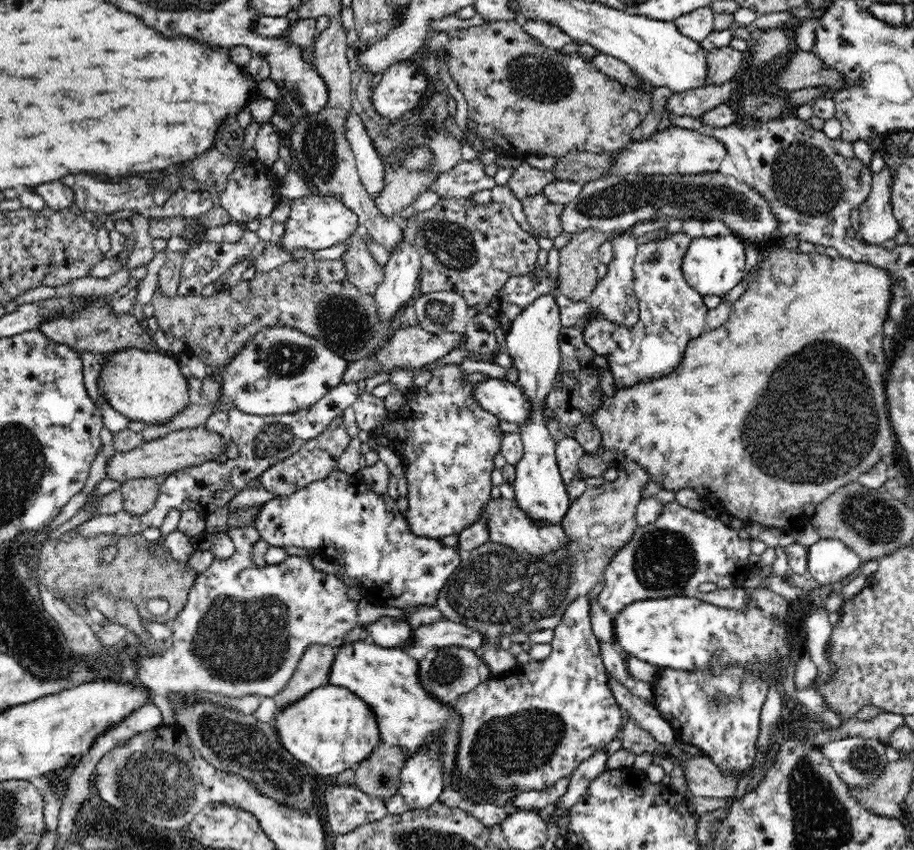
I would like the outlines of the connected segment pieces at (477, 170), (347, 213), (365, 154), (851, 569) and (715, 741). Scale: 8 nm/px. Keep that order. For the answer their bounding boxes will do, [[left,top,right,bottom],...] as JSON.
[[427,159,497,200],[279,195,361,251],[346,110,386,199],[808,538,864,589],[652,666,769,773]]

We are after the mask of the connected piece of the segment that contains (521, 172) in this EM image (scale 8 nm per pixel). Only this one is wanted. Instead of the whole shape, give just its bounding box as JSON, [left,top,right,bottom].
[507,160,558,201]

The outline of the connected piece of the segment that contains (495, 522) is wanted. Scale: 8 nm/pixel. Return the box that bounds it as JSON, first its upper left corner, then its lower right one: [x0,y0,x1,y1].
[480,496,569,557]

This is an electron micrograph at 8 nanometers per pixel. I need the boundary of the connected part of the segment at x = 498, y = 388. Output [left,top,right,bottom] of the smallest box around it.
[477,378,533,425]

